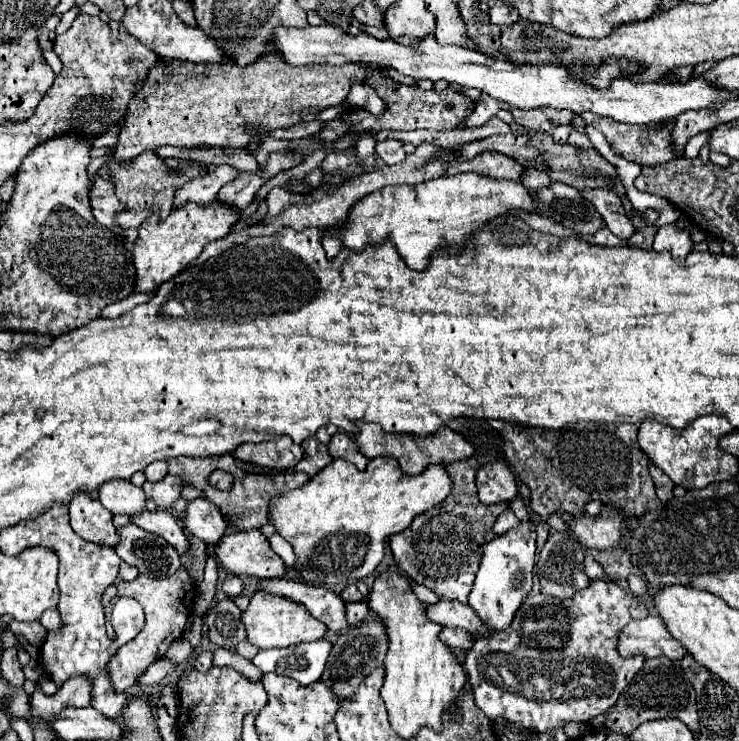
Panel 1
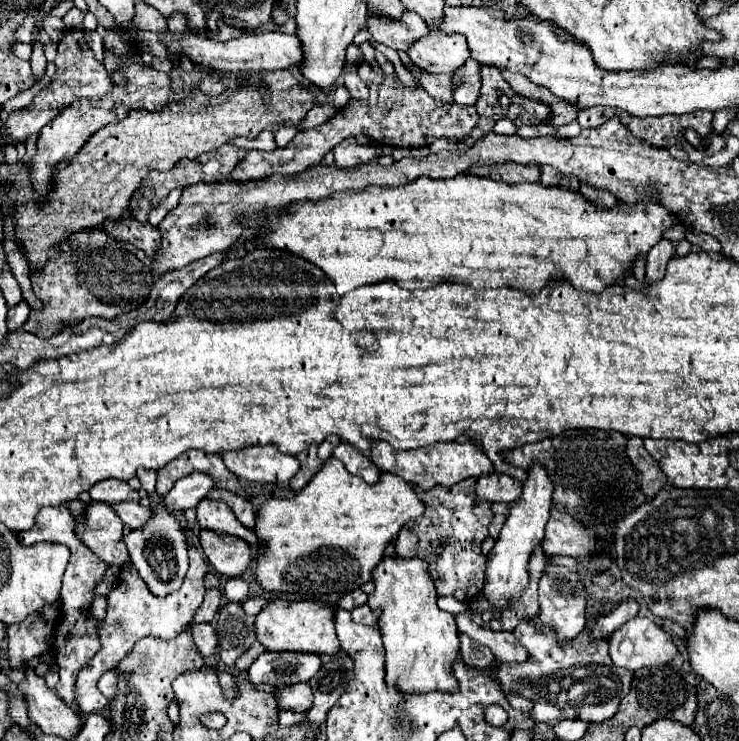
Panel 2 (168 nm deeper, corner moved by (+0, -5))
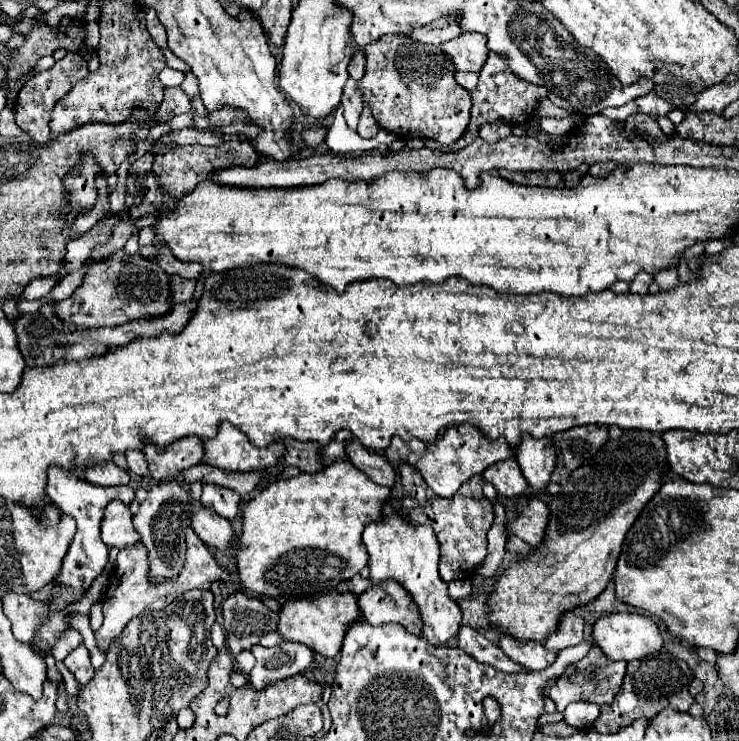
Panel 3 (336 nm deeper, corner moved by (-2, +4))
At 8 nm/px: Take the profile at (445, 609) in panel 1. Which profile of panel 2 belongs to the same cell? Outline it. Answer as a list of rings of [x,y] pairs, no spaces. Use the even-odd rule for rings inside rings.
[[[465,611],[459,613],[457,619],[457,627],[461,633],[469,635],[471,639],[475,639],[477,643],[489,647],[495,655],[497,661],[501,663],[525,663],[529,659],[527,649],[515,639],[513,633],[509,631],[491,631],[489,627],[479,627],[473,623],[471,615],[475,615],[477,611]]]

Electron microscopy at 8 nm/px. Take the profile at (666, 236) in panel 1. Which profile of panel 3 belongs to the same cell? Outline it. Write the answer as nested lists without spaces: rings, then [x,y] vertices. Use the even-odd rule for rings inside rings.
[[[639,272],[639,274],[635,276],[635,282],[631,282],[631,292],[635,292],[635,294],[647,294],[653,278],[655,278],[655,276],[651,276],[649,272]]]

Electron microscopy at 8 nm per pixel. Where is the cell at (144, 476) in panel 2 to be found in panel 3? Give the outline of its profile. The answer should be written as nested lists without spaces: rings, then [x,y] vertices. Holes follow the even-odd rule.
[[[129,450],[125,454],[125,458],[127,458],[127,464],[129,464],[129,468],[131,468],[133,474],[137,474],[137,476],[149,476],[147,460],[145,460],[145,456],[143,456],[141,450]]]

